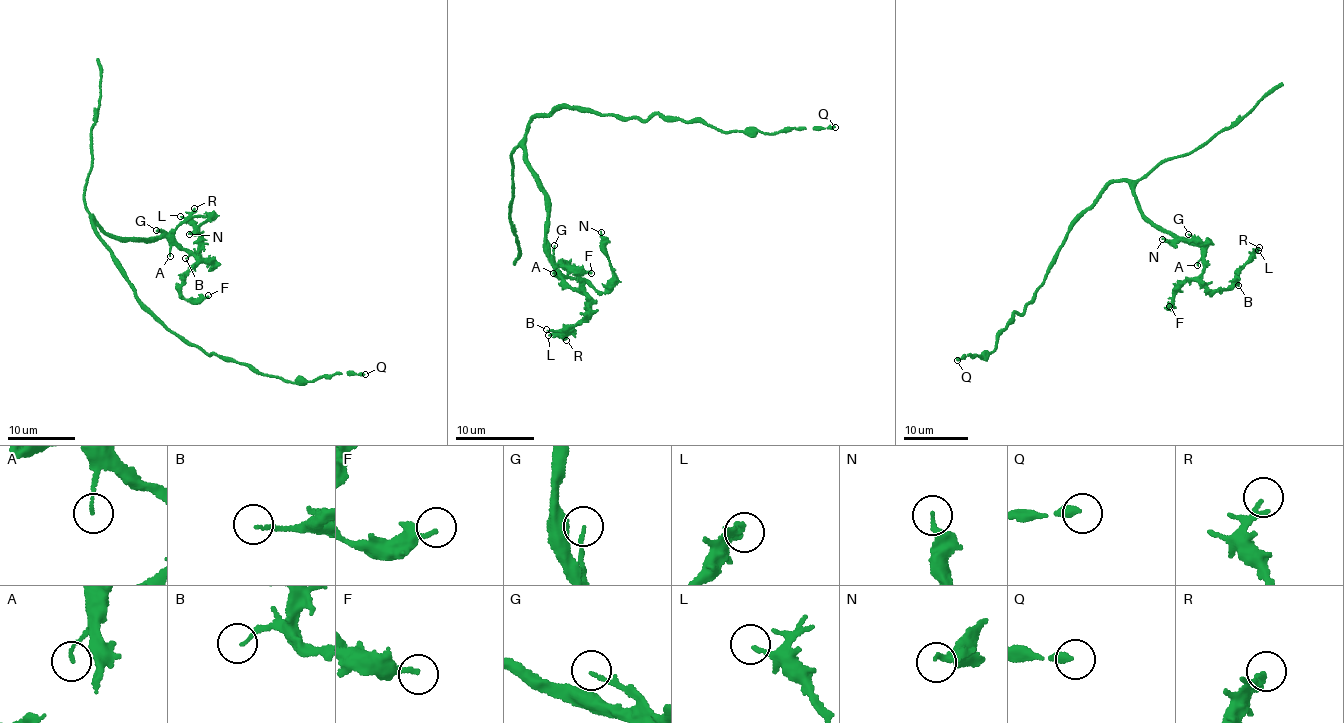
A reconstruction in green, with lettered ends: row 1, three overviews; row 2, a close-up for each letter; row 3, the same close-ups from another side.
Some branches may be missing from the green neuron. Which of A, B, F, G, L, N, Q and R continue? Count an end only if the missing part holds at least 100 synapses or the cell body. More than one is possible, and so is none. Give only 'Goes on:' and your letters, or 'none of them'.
Goes on: none of them

